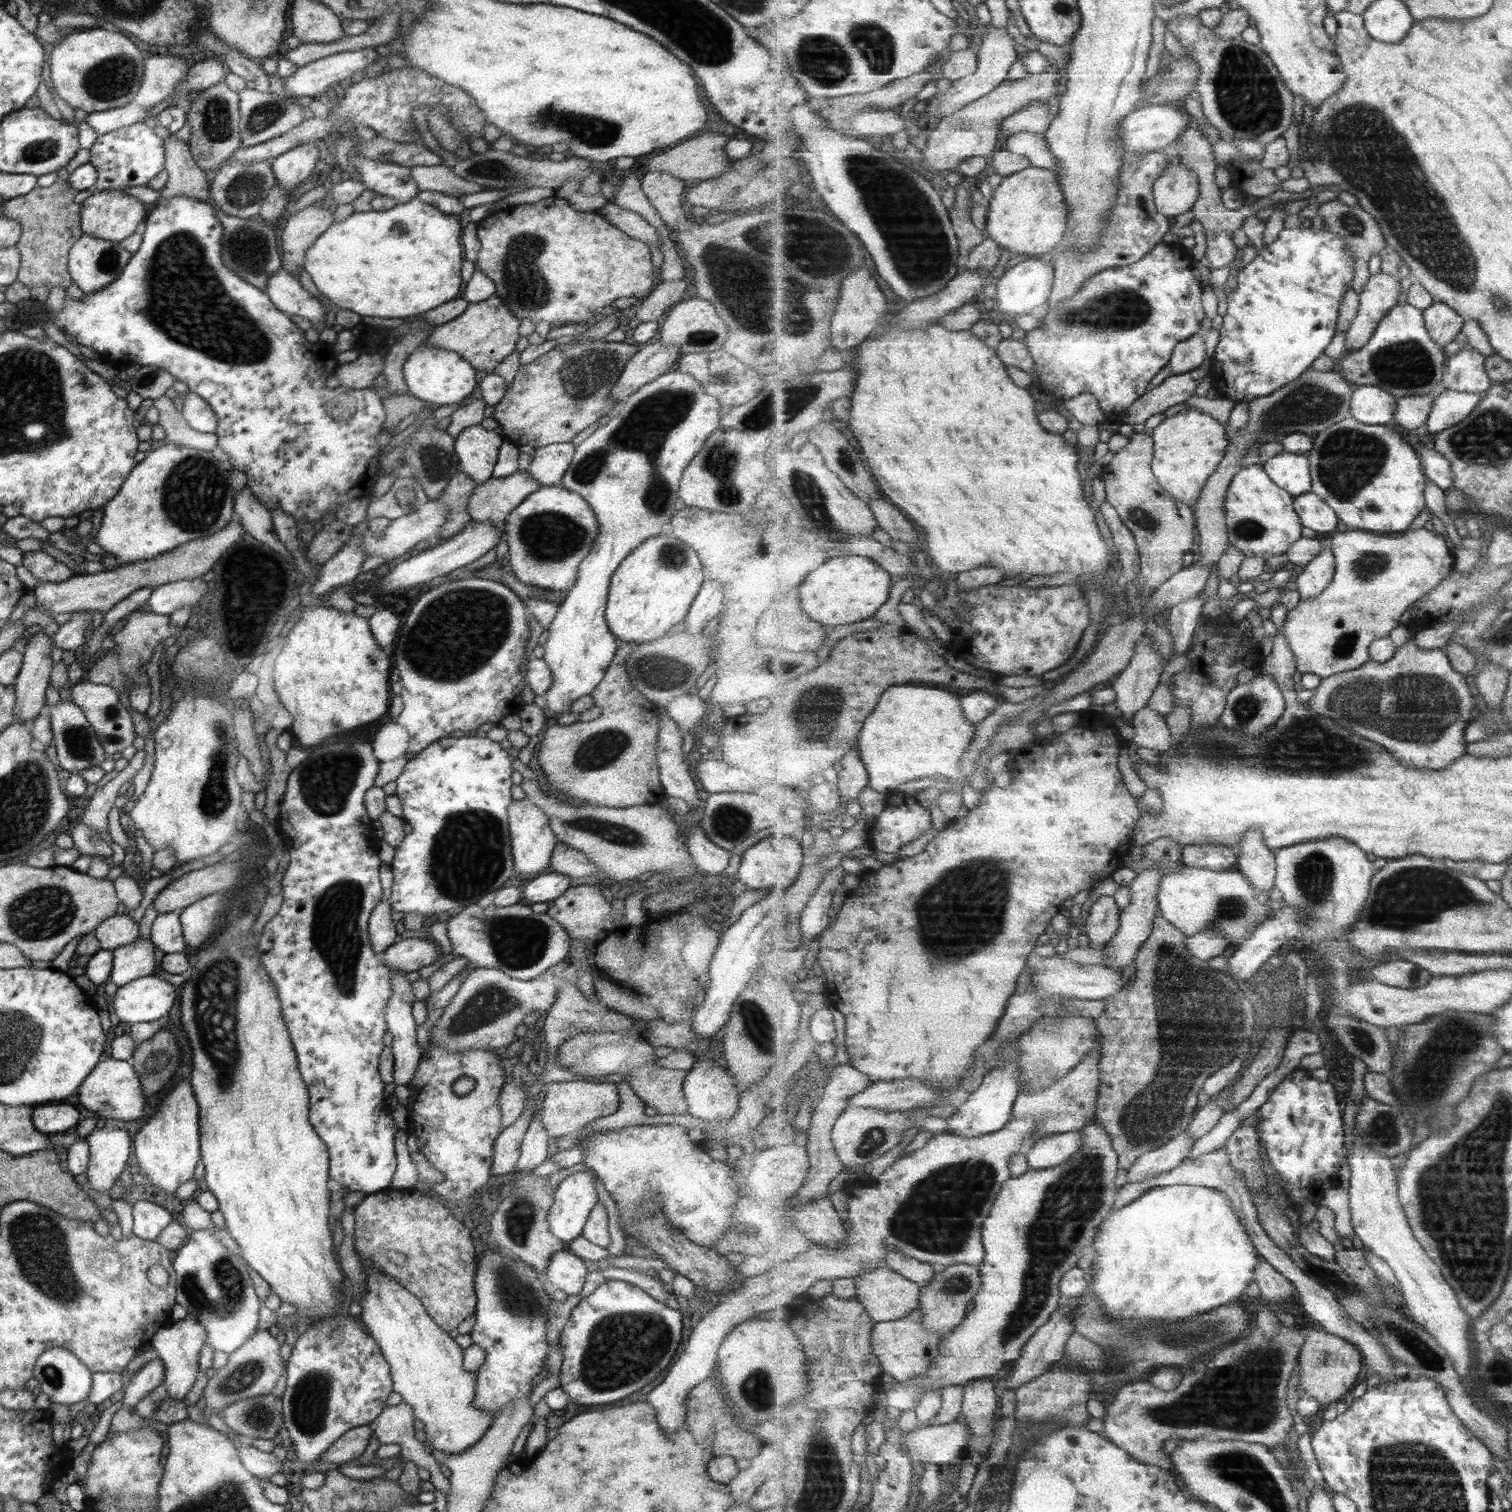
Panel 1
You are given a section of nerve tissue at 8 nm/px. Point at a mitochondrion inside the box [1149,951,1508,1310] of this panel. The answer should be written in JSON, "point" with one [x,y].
{"point":[1419,1081]}

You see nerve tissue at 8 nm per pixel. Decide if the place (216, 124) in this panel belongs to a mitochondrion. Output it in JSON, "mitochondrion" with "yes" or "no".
{"mitochondrion":"yes"}

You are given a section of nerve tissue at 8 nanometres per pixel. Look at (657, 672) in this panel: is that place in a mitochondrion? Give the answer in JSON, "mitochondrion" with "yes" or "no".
{"mitochondrion":"yes"}

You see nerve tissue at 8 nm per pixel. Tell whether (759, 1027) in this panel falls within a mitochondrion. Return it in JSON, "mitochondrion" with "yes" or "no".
{"mitochondrion":"yes"}

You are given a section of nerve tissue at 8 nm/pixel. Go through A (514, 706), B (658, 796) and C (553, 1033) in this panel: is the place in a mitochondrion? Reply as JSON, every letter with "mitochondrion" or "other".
{"A":"other","B":"other","C":"other"}

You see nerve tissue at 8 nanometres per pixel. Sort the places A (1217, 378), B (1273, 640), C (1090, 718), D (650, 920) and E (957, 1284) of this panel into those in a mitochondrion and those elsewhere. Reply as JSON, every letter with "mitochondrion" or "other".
{"A":"other","B":"other","C":"other","D":"other","E":"mitochondrion"}

